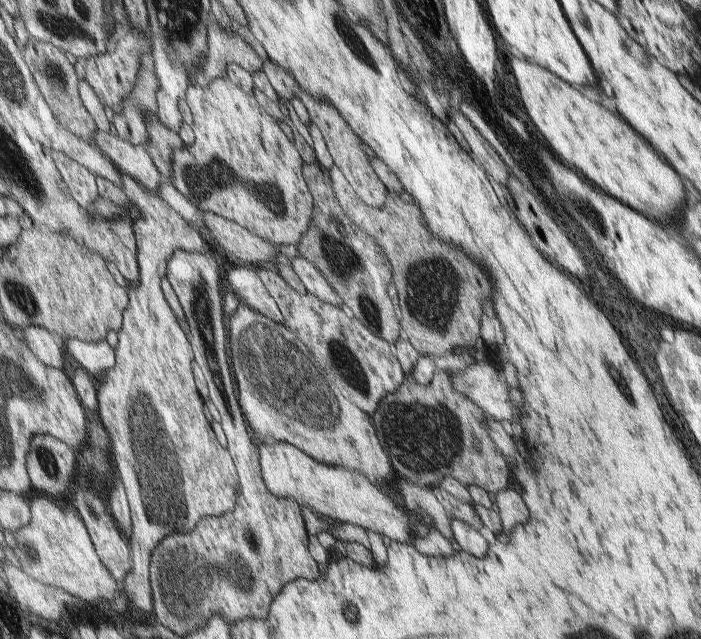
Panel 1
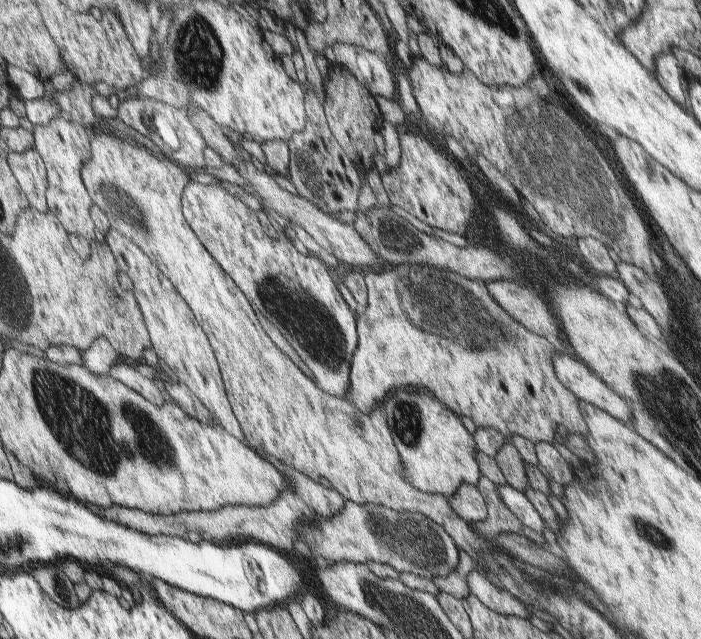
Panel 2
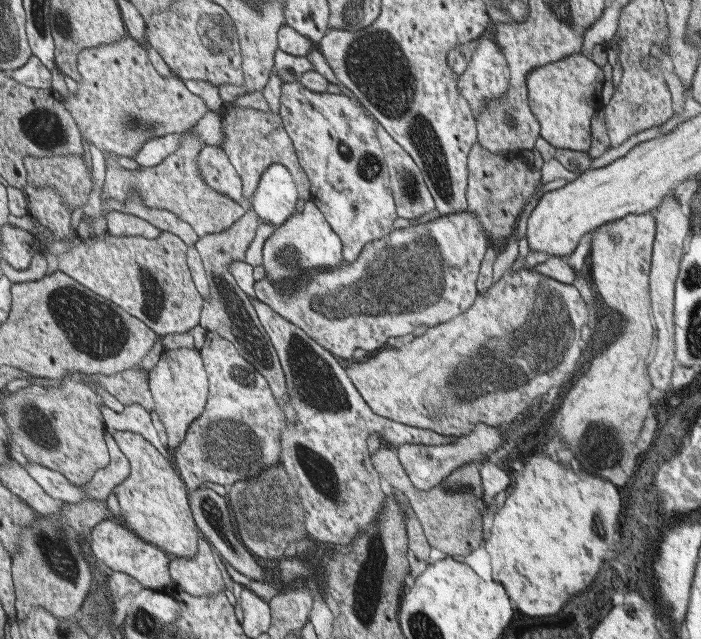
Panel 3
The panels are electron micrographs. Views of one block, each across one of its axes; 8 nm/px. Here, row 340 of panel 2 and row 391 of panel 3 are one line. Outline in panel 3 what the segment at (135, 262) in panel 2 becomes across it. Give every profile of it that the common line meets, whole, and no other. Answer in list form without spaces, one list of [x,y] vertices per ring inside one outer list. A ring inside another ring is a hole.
[[[196,348],[166,349],[156,367],[150,372],[150,384],[157,405],[156,412],[168,436],[168,448],[175,455],[186,441],[192,424],[204,414],[210,400],[210,376],[202,352]]]

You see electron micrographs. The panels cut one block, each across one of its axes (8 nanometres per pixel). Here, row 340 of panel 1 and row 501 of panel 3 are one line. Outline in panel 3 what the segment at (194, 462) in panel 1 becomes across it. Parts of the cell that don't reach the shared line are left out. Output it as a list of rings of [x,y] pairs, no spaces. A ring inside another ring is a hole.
[[[131,431],[116,432],[115,440],[132,464],[132,475],[115,493],[123,511],[123,522],[148,542],[164,549],[172,557],[196,558],[200,552],[201,526],[190,504],[190,490],[181,473],[172,466],[150,440]]]

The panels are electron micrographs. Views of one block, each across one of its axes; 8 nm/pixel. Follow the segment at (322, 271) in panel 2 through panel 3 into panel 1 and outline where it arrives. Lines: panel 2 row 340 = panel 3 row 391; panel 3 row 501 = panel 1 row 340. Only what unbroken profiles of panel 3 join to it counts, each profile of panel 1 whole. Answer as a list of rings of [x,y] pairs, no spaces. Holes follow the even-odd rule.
[[[258,268],[258,276],[269,290],[284,317],[284,326],[306,344],[317,359],[318,365],[330,377],[339,393],[364,410],[373,414],[378,410],[382,398],[397,392],[404,384],[395,344],[388,344],[380,335],[350,315],[342,307],[323,302],[311,293],[298,294],[290,288],[278,272]]]

